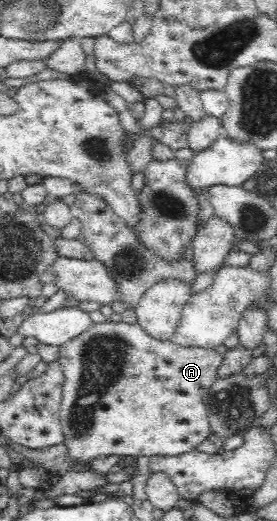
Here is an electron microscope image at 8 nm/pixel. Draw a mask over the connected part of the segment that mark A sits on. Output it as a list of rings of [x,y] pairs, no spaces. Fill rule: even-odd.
[[[107,319],[102,323],[93,323],[86,331],[61,345],[58,361],[62,365],[64,378],[66,378],[63,386],[63,398],[61,399],[61,428],[64,434],[64,444],[68,448],[68,456],[74,460],[77,467],[88,468],[90,461],[100,455],[144,455],[144,457],[182,455],[182,452],[196,450],[197,445],[211,434],[208,409],[206,409],[203,397],[218,380],[218,369],[223,363],[223,356],[214,349],[182,347],[172,341],[157,341],[157,339],[152,339],[149,335],[146,335],[138,323],[128,324],[122,320],[114,323]]]

